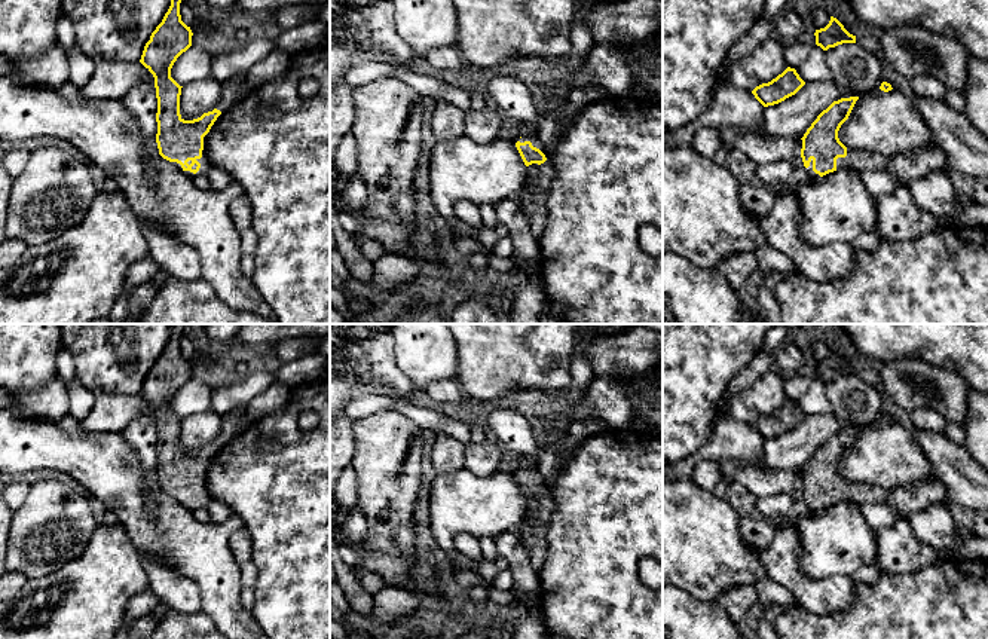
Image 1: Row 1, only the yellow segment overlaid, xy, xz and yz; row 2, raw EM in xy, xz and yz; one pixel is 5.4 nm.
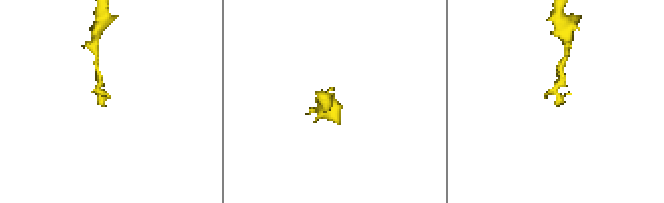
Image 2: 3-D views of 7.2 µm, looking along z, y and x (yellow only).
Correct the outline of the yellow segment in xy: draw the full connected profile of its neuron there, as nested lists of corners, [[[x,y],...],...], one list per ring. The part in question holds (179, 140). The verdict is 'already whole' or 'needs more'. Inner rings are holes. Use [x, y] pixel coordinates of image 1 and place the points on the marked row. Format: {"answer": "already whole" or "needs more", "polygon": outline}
{"answer": "needs more", "polygon": [[[171,0],[162,22],[146,43],[140,62],[155,77],[159,155],[187,177],[195,178],[211,168],[205,152],[205,137],[221,111],[214,108],[193,120],[184,120],[180,114],[183,86],[171,77],[171,68],[177,58],[192,46],[193,36],[190,27],[181,21],[180,3],[181,0]]]}

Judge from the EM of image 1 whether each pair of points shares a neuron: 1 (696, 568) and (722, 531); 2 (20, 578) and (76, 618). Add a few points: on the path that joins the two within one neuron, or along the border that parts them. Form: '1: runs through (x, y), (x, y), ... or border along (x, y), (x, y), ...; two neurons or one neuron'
1: runs through (703, 559), (703, 550), (713, 540); one neuron
2: border along (28, 578), (15, 598); two neurons

